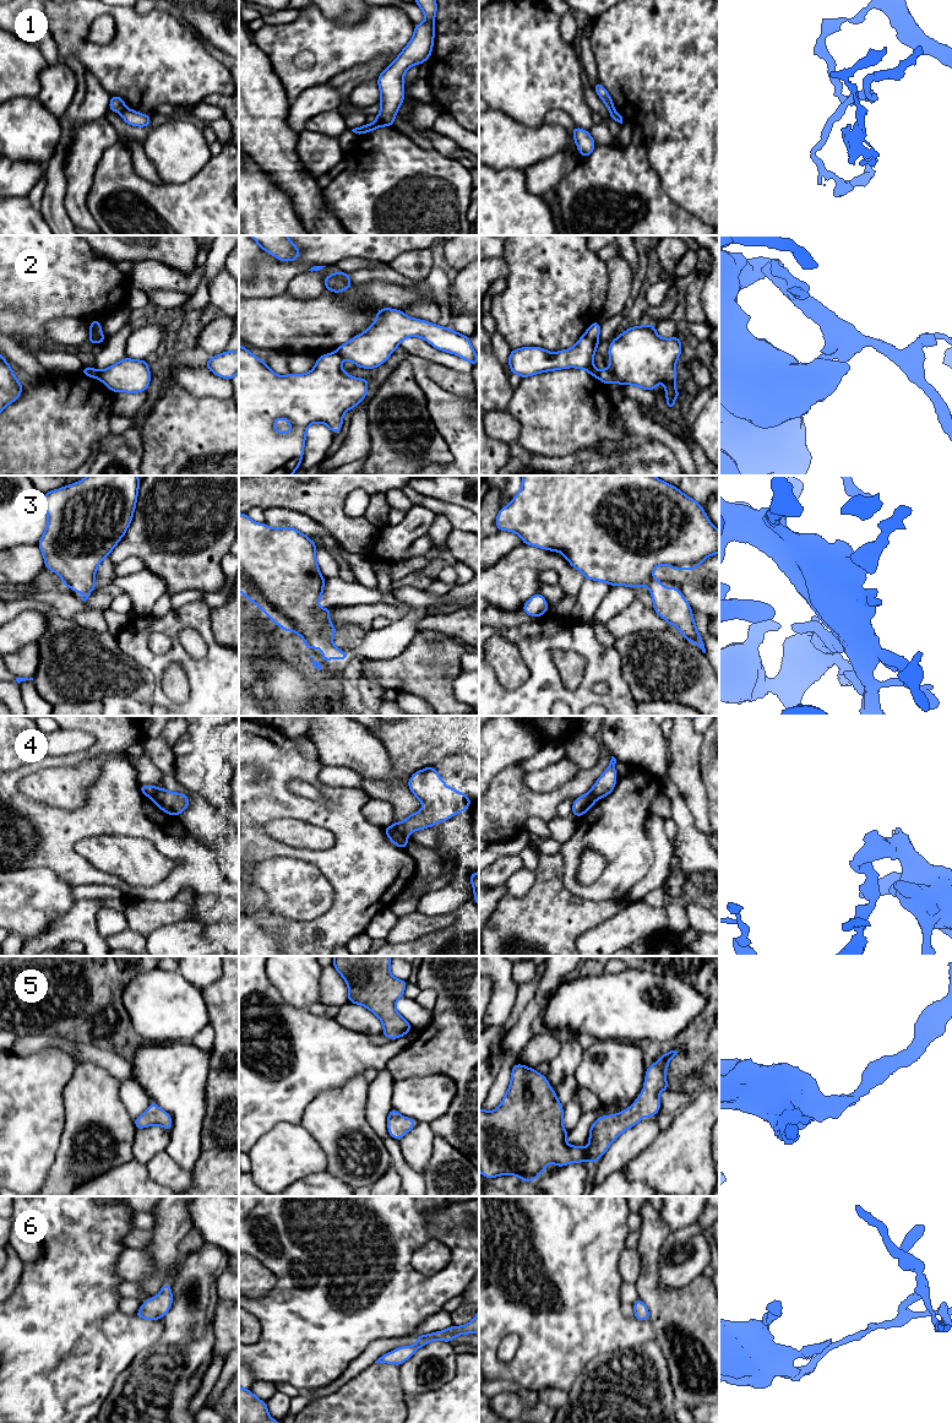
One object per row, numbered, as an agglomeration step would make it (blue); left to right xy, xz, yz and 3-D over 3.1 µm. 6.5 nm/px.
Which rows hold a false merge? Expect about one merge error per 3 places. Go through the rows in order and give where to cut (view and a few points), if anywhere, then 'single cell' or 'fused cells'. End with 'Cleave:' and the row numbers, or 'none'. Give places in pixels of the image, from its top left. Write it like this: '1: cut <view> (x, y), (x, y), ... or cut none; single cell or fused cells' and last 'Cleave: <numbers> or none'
1: cut xy (125, 108), (120, 113); fused cells
2: cut xy (97, 370), (99, 378); fused cells
3: cut none; single cell
4: cut xz (392, 825), (406, 836); fused cells
5: cut none; single cell
6: cut none; single cell
Cleave: 1, 2, 4

